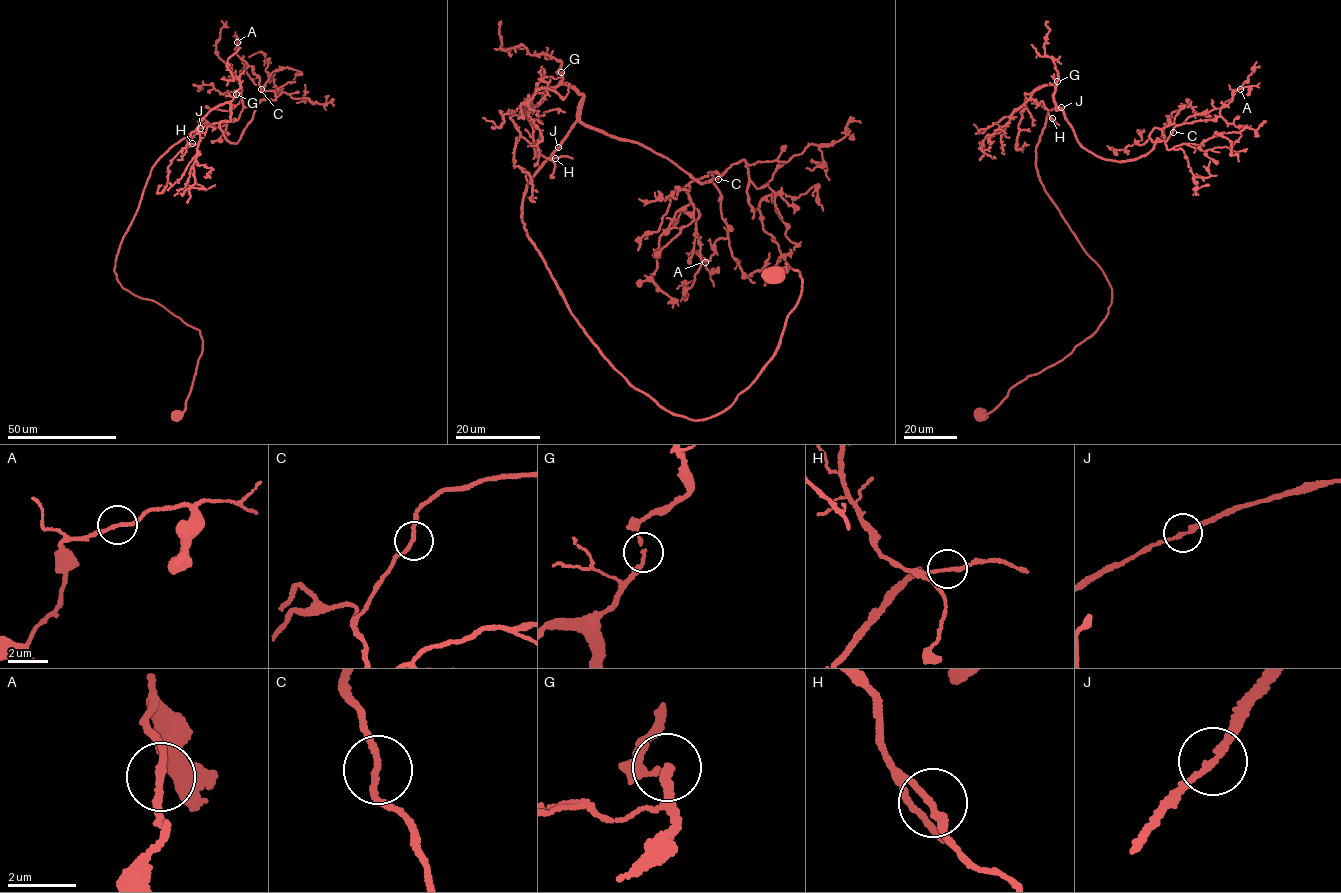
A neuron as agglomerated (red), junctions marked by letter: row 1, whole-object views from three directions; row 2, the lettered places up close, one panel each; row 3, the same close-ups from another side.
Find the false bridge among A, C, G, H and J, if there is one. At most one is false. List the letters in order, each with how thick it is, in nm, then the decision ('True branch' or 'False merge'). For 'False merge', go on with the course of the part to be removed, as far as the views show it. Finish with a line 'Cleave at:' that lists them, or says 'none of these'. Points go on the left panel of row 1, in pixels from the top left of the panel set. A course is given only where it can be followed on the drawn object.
A: Thickness 180 nm. True branch
C: Thickness 170 nm. True branch
G: Thickness 170 nm. True branch
H: Thickness 180 nm. True branch
J: Thickness 170 nm. True branch
Cleave at: none of these

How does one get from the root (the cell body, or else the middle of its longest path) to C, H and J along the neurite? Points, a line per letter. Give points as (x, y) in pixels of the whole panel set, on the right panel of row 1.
C: (979, 414), (1091, 336), (1111, 302), (1040, 179), (1048, 111), (1063, 107), (1106, 159), (1173, 132)
H: (979, 414), (1091, 336), (1110, 304), (1036, 166), (1063, 107), (1049, 83), (1031, 97), (1052, 118)
J: (979, 414), (1091, 336), (1110, 304), (1104, 272), (1045, 191), (1036, 166), (1048, 111), (1061, 107)

